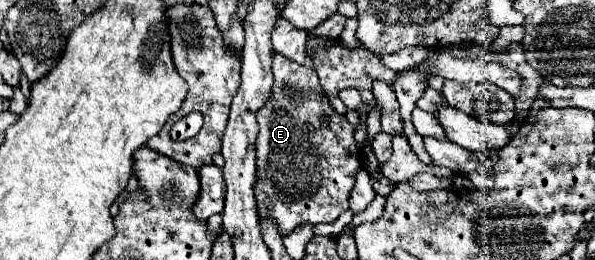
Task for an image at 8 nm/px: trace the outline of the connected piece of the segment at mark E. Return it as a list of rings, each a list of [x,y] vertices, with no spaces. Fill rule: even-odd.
[[[274,52],[272,74],[272,94],[256,116],[260,128],[256,138],[256,200],[260,216],[274,218],[280,234],[286,236],[302,224],[334,222],[348,210],[348,198],[356,184],[356,170],[362,166],[362,154],[354,144],[354,126],[330,108],[312,68]],[[288,88],[300,90],[304,102],[288,96]],[[308,122],[316,132],[308,132]]]

